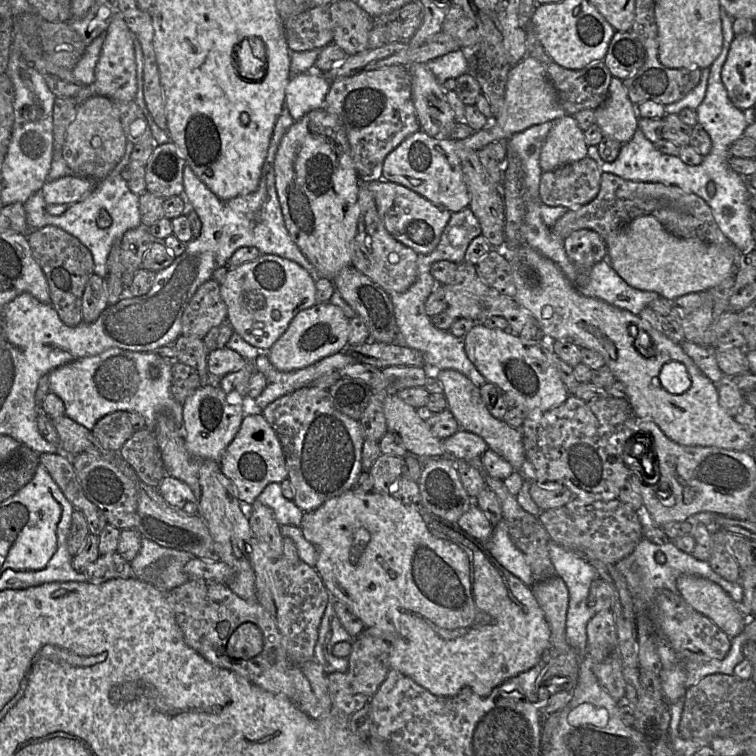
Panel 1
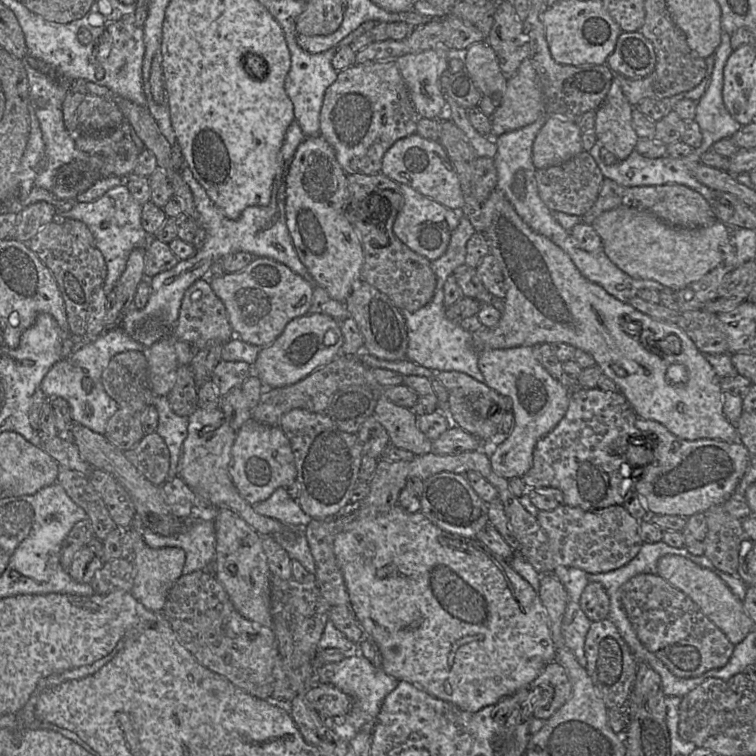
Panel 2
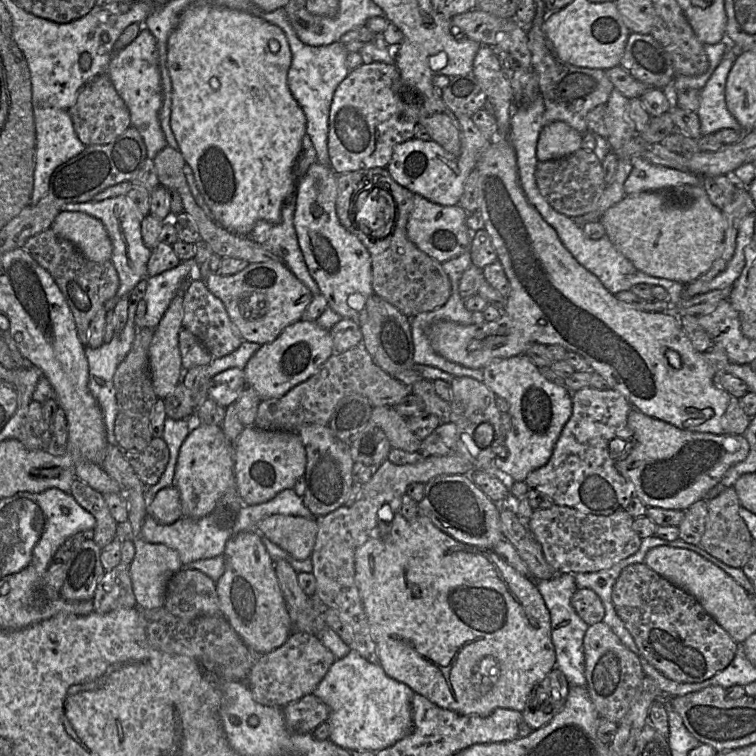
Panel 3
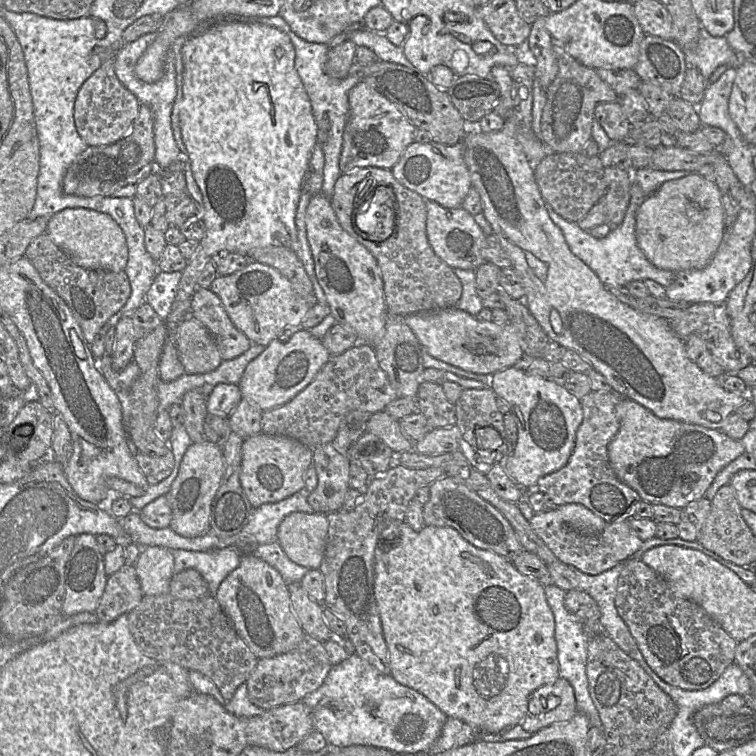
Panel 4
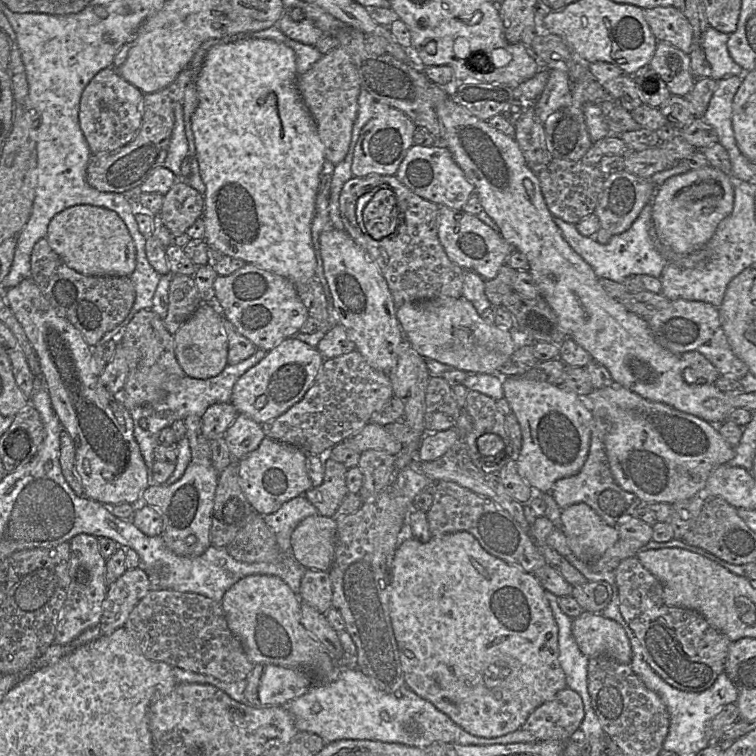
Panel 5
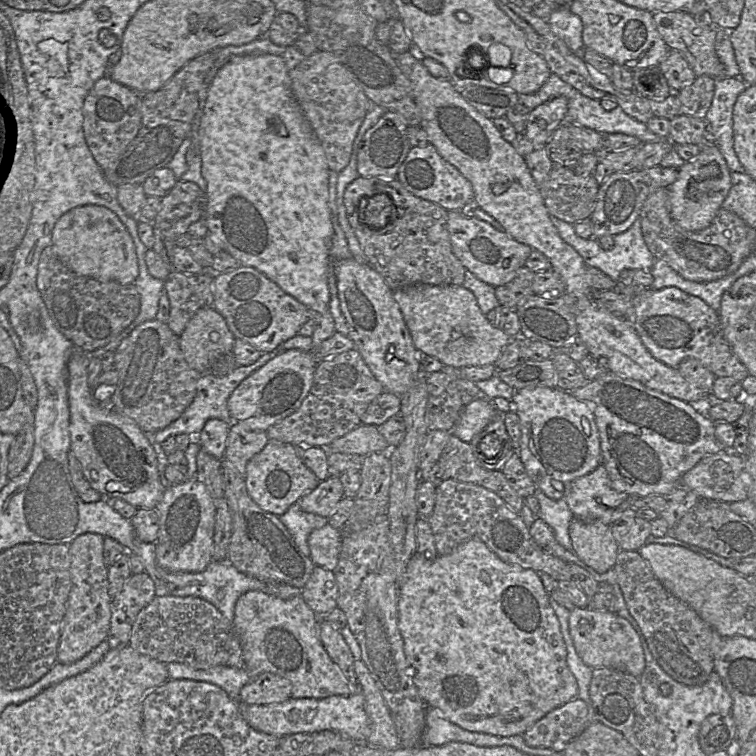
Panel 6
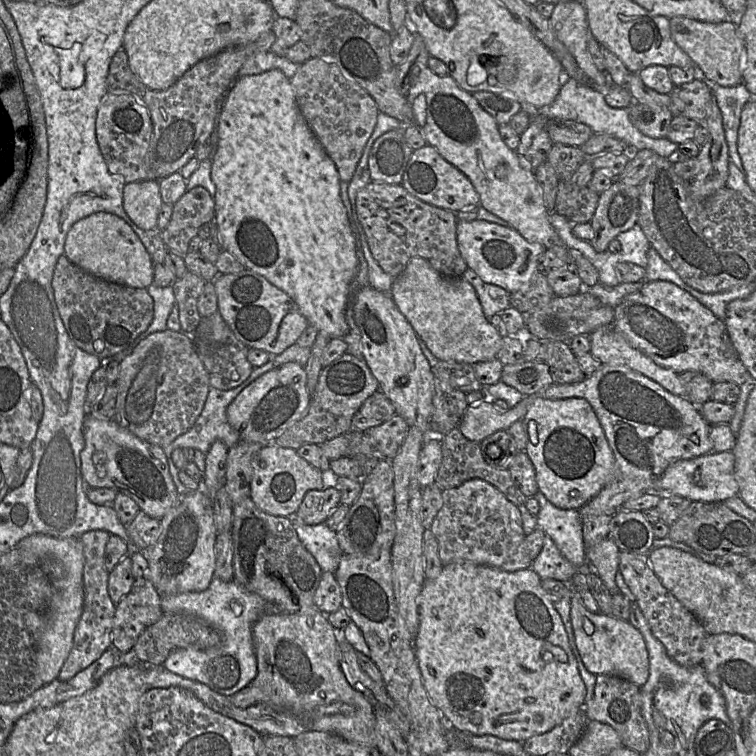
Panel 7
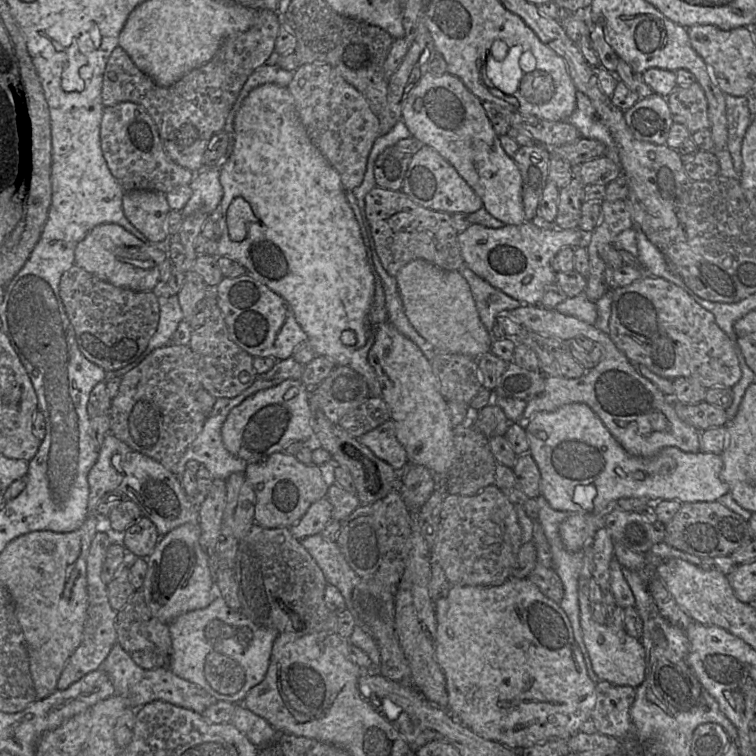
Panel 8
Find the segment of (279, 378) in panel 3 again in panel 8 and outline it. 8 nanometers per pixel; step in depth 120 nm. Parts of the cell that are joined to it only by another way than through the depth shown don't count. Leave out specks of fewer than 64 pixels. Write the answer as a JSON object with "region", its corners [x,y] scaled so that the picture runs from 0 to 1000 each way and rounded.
{"region":[[[380,501],[339,519],[311,537],[292,567],[296,591],[308,603],[329,612],[344,612],[386,585],[414,585],[410,560],[409,513],[398,504]]]}

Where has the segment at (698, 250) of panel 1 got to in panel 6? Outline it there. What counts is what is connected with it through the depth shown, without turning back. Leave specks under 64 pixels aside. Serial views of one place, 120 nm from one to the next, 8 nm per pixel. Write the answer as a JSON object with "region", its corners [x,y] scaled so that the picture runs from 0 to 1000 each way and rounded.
{"region":[[[948,193],[927,198],[919,210],[896,225],[896,237],[882,249],[888,287],[906,304],[930,304],[939,299],[964,255],[967,226]]]}

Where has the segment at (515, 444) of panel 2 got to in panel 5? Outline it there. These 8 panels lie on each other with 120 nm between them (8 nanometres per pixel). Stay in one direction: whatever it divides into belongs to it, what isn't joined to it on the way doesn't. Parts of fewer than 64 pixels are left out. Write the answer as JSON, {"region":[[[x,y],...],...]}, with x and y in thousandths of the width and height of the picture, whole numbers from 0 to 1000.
{"region":[[[672,497],[665,500],[664,509],[667,525],[683,550],[690,573],[690,590],[683,604],[685,626],[702,644],[728,652],[737,635],[761,628],[771,618],[780,593],[784,546],[772,526],[734,508]]]}

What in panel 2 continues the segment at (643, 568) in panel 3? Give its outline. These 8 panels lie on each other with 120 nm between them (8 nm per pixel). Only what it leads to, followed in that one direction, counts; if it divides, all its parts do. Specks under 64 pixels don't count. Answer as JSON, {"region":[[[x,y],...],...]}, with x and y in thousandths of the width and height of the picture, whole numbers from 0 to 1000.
{"region":[[[870,759],[836,763],[821,776],[820,790],[845,848],[897,896],[925,896],[964,874],[972,853],[909,787]]]}

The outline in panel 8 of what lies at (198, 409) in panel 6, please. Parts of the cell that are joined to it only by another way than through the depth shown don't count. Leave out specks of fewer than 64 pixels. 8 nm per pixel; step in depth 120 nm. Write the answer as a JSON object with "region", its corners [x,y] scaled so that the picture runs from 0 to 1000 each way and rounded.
{"region":[[[343,497],[335,505],[335,508],[319,519],[316,522],[308,526],[286,526],[286,532],[282,536],[282,540],[276,549],[272,552],[267,570],[261,577],[254,587],[251,587],[243,599],[242,604],[237,608],[234,615],[230,618],[230,628],[238,635],[242,624],[245,623],[246,612],[250,608],[258,608],[265,614],[270,615],[279,627],[279,634],[292,634],[300,635],[300,632],[310,624],[321,624],[324,626],[327,619],[327,611],[313,606],[304,601],[300,594],[296,591],[292,575],[292,567],[296,557],[299,556],[300,549],[311,537],[316,536],[327,525],[337,521],[339,519],[357,513],[360,511],[368,509],[368,503],[353,503],[344,500]]]}

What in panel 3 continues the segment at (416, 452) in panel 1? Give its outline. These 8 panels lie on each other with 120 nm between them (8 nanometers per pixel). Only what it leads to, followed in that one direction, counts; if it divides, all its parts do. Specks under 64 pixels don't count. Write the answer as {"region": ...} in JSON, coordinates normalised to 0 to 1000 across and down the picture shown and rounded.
{"region":[[[495,538],[489,556],[509,571],[519,593],[554,598],[558,582],[541,567],[538,554],[520,538]]]}

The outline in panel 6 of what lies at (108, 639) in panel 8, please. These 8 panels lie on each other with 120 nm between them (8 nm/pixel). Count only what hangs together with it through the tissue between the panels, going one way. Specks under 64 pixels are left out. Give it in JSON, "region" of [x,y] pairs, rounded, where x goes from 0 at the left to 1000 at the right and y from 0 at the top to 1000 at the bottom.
{"region":[[[127,705],[104,708],[91,721],[95,779],[82,821],[75,876],[98,877],[142,845],[147,821],[147,794],[143,784],[143,750],[136,738],[138,709]]]}

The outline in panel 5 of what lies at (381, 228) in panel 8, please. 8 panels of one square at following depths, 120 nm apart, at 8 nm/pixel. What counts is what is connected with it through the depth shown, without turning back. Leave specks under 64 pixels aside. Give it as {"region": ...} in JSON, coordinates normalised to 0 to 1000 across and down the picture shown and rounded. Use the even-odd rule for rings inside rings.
{"region":[[[491,230],[467,233],[452,247],[448,261],[448,280],[455,306],[496,345],[509,368],[521,397],[522,407],[546,398],[578,393],[611,392],[612,356],[591,339],[579,313],[579,270],[560,263],[532,243],[522,231]],[[503,249],[516,249],[524,259],[528,278],[528,298],[521,308],[504,317],[495,317],[480,308],[471,288],[474,263]]]}

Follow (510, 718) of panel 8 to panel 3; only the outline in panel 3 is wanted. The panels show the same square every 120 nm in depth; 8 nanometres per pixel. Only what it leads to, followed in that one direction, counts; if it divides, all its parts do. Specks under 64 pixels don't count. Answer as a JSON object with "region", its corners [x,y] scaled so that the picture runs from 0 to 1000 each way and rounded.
{"region":[[[524,679],[517,689],[517,698],[515,705],[507,712],[489,710],[480,721],[474,724],[470,730],[470,769],[474,775],[478,792],[484,810],[485,820],[489,829],[491,841],[499,853],[499,864],[501,869],[501,878],[509,888],[509,890],[522,898],[524,901],[533,902],[540,906],[549,917],[557,918],[566,926],[577,931],[578,934],[604,942],[612,946],[631,946],[635,948],[643,948],[651,944],[651,942],[659,937],[668,937],[692,942],[697,930],[697,925],[706,909],[714,905],[714,902],[733,885],[735,884],[735,866],[734,858],[729,845],[729,820],[728,811],[724,806],[720,792],[712,778],[709,770],[702,763],[696,763],[684,757],[679,750],[665,742],[653,728],[634,725],[622,722],[607,717],[598,712],[595,708],[579,700],[567,685],[553,681],[546,688],[538,688],[530,679]]]}

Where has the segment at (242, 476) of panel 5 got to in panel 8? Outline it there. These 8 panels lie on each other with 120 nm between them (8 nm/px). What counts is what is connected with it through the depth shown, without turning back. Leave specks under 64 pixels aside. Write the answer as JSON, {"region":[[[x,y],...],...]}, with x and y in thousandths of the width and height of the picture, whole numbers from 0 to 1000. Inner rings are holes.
{"region":[[[374,597],[358,601],[349,611],[327,614],[324,630],[339,655],[337,692],[349,698],[385,698],[411,667],[433,656],[435,647],[422,615],[402,614],[390,602]],[[343,639],[349,639],[345,648]]]}

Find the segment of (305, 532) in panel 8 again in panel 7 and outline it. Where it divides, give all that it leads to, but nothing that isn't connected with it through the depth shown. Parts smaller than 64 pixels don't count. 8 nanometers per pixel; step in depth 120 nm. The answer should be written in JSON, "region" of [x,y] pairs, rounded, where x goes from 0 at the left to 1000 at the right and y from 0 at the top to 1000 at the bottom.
{"region":[[[438,643],[426,648],[407,649],[389,685],[406,694],[430,692],[438,677],[450,668],[450,651]]]}

